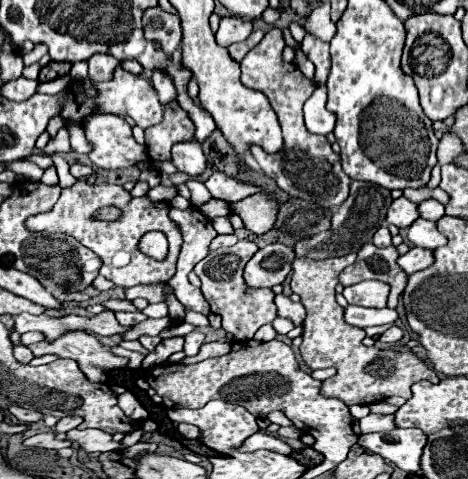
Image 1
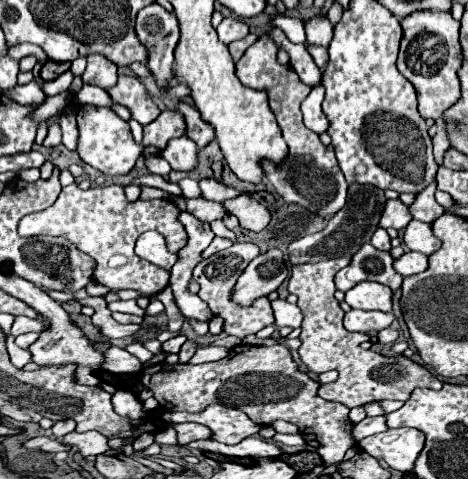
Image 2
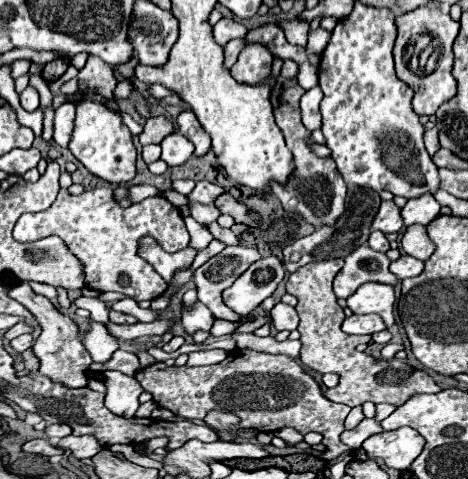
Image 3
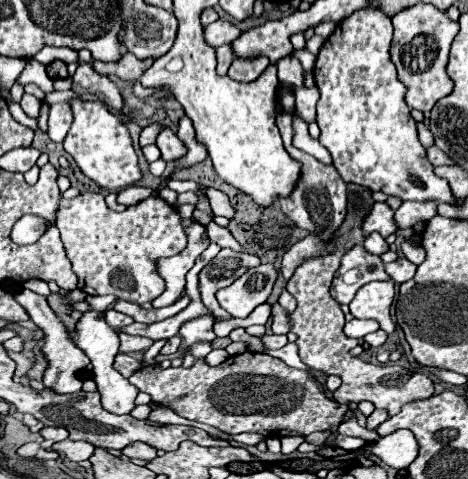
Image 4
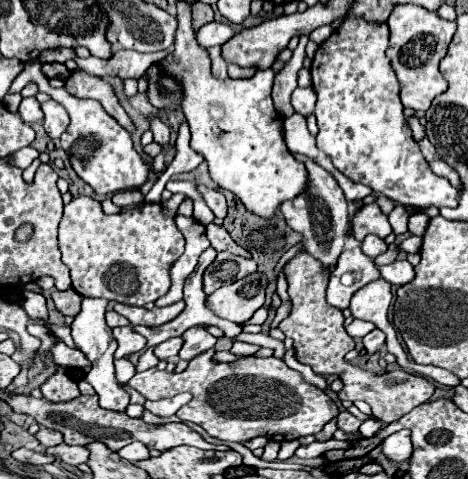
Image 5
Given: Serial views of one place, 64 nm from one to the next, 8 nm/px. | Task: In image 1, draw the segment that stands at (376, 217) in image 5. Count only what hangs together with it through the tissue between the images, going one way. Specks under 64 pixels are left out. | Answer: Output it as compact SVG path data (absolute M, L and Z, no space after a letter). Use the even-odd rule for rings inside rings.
M406 196L394 200L392 206L388 208L388 216L386 216L388 224L394 224L398 228L408 228L418 218L420 218L418 204L416 202L410 202Z

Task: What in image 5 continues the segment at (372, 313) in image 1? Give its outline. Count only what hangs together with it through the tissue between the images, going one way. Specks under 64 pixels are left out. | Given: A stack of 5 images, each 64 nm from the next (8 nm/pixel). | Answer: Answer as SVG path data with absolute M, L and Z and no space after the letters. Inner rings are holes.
M352 320L348 326L346 326L346 332L352 336L352 338L364 338L368 332L372 332L376 326L366 322L366 320Z

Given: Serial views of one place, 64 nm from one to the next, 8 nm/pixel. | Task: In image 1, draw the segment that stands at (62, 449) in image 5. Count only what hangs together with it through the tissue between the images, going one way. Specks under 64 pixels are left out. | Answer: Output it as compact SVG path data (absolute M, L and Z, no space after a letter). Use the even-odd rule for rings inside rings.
M86 428L86 430L70 430L66 432L62 438L70 440L70 442L78 442L88 454L102 454L102 452L123 451L129 448L134 442L139 442L143 430L141 428L134 432L125 434L122 443L114 442L112 436L104 430L92 430L92 428Z

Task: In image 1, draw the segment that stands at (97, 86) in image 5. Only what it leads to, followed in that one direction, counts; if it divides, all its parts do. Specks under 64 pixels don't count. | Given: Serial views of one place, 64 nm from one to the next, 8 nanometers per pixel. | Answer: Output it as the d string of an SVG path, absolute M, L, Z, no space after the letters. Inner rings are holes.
M94 54L88 60L88 68L90 68L90 80L92 82L102 82L102 80L110 80L114 68L118 66L118 60L114 56L108 54Z

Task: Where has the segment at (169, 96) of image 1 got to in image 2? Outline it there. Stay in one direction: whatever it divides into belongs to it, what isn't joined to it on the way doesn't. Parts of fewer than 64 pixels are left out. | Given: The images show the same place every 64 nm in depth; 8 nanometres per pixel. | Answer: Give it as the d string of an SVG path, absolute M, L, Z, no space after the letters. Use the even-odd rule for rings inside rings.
M150 4L140 10L136 18L136 32L140 42L150 48L152 56L148 60L148 68L162 92L170 90L172 80L172 62L174 48L180 38L178 20L172 12L166 12L160 4Z

